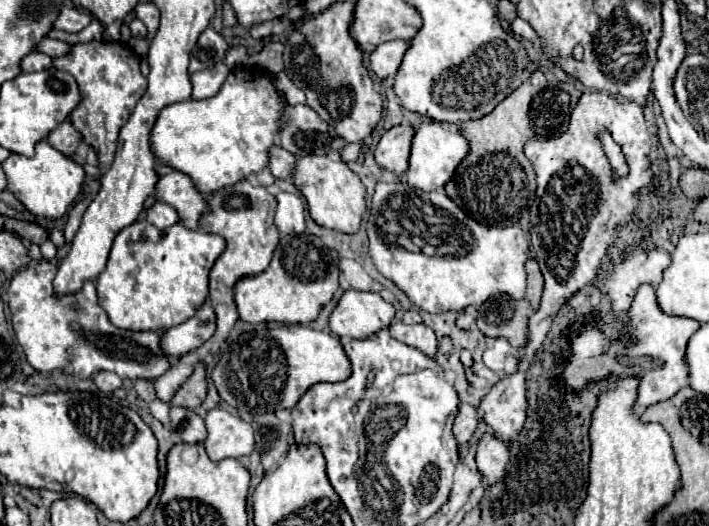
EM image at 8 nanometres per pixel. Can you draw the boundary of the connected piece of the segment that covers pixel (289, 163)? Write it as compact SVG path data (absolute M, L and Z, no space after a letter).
M277 144L271 146L269 170L273 172L273 176L277 176L277 178L291 178L293 176L293 168L295 168L295 156L291 156L291 152L283 150Z

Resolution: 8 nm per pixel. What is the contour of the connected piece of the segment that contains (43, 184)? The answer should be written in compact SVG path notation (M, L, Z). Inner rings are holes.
M41 140L35 146L35 156L19 156L11 154L5 162L1 162L3 172L7 176L7 190L33 214L45 216L49 220L61 218L69 206L75 202L75 198L81 192L81 186L85 182L85 170L75 164L71 158L63 156L59 150L55 150L49 142Z

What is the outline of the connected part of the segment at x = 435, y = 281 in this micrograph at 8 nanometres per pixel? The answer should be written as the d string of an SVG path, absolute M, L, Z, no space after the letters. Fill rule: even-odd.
M377 182L371 198L367 236L369 254L377 270L403 290L419 310L435 314L463 310L467 306L481 306L489 296L503 292L517 300L525 296L525 260L529 258L529 240L525 232L517 224L509 228L487 228L477 224L457 208L445 190L427 194L401 182Z

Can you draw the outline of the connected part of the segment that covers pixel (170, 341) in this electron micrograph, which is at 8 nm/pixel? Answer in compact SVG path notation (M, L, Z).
M201 304L189 320L175 328L167 328L161 334L161 352L169 358L181 358L197 350L215 334L215 312L211 304Z

